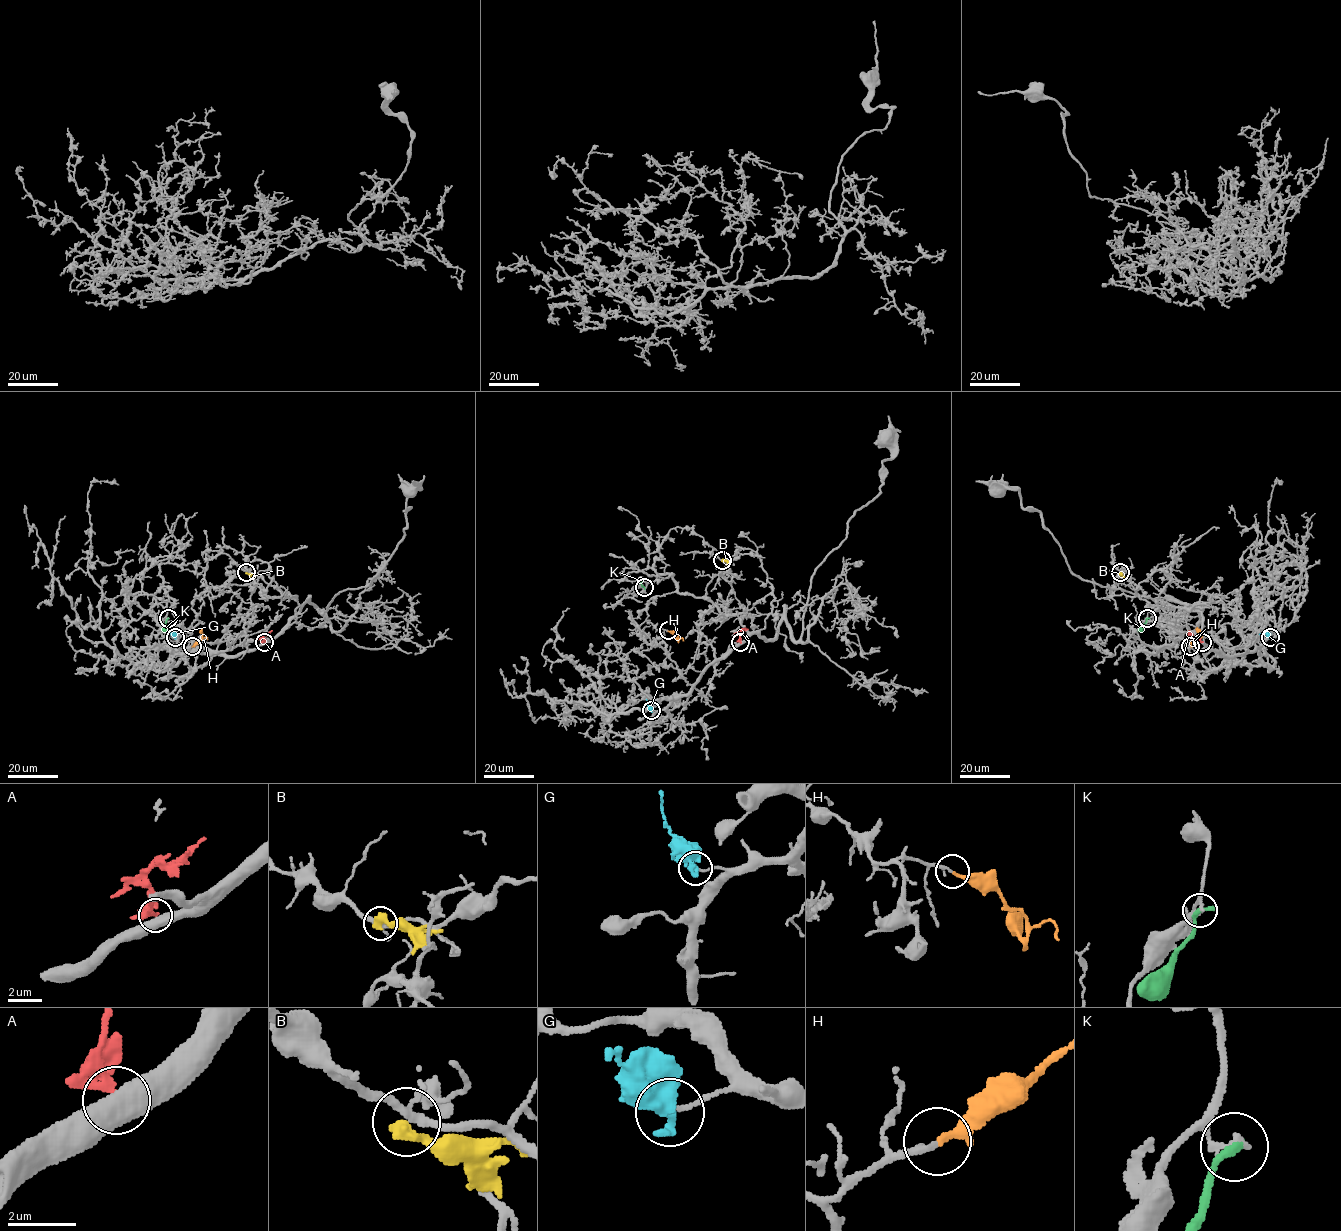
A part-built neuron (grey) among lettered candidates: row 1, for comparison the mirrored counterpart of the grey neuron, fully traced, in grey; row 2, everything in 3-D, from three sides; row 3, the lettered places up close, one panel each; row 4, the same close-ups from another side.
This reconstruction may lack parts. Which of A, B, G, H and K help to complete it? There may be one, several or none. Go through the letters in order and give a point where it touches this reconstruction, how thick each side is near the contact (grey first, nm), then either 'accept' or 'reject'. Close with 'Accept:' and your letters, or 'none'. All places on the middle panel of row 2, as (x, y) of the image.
A: meets grey at (740, 642); 550 nm thick on the grey side, 260 nm on the other; reject
B: meets grey at (722, 560); 200 nm thick on the grey side, 460 nm on the other; reject
G: meets grey at (651, 710); 120 nm thick on the grey side, 240 nm on the other; reject
H: meets grey at (668, 630); 170 nm thick on the grey side, 240 nm on the other; accept
K: meets grey at (644, 587); 190 nm thick on the grey side, 300 nm on the other; reject
Accept: H

